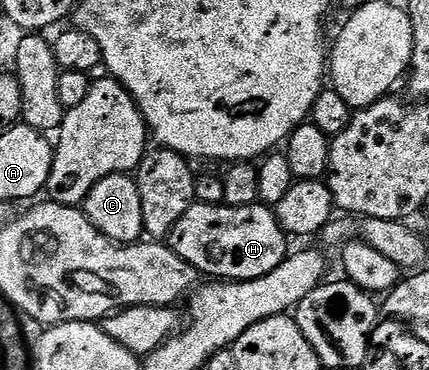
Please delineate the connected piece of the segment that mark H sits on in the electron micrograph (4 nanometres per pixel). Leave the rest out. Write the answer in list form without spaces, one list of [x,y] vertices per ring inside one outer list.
[[[257,201],[245,207],[227,205],[206,205],[195,202],[192,208],[174,225],[170,236],[170,246],[190,265],[194,265],[201,276],[216,281],[239,281],[242,279],[264,279],[266,273],[278,269],[278,265],[289,254],[289,236],[284,234],[282,225],[276,220],[276,212]]]

